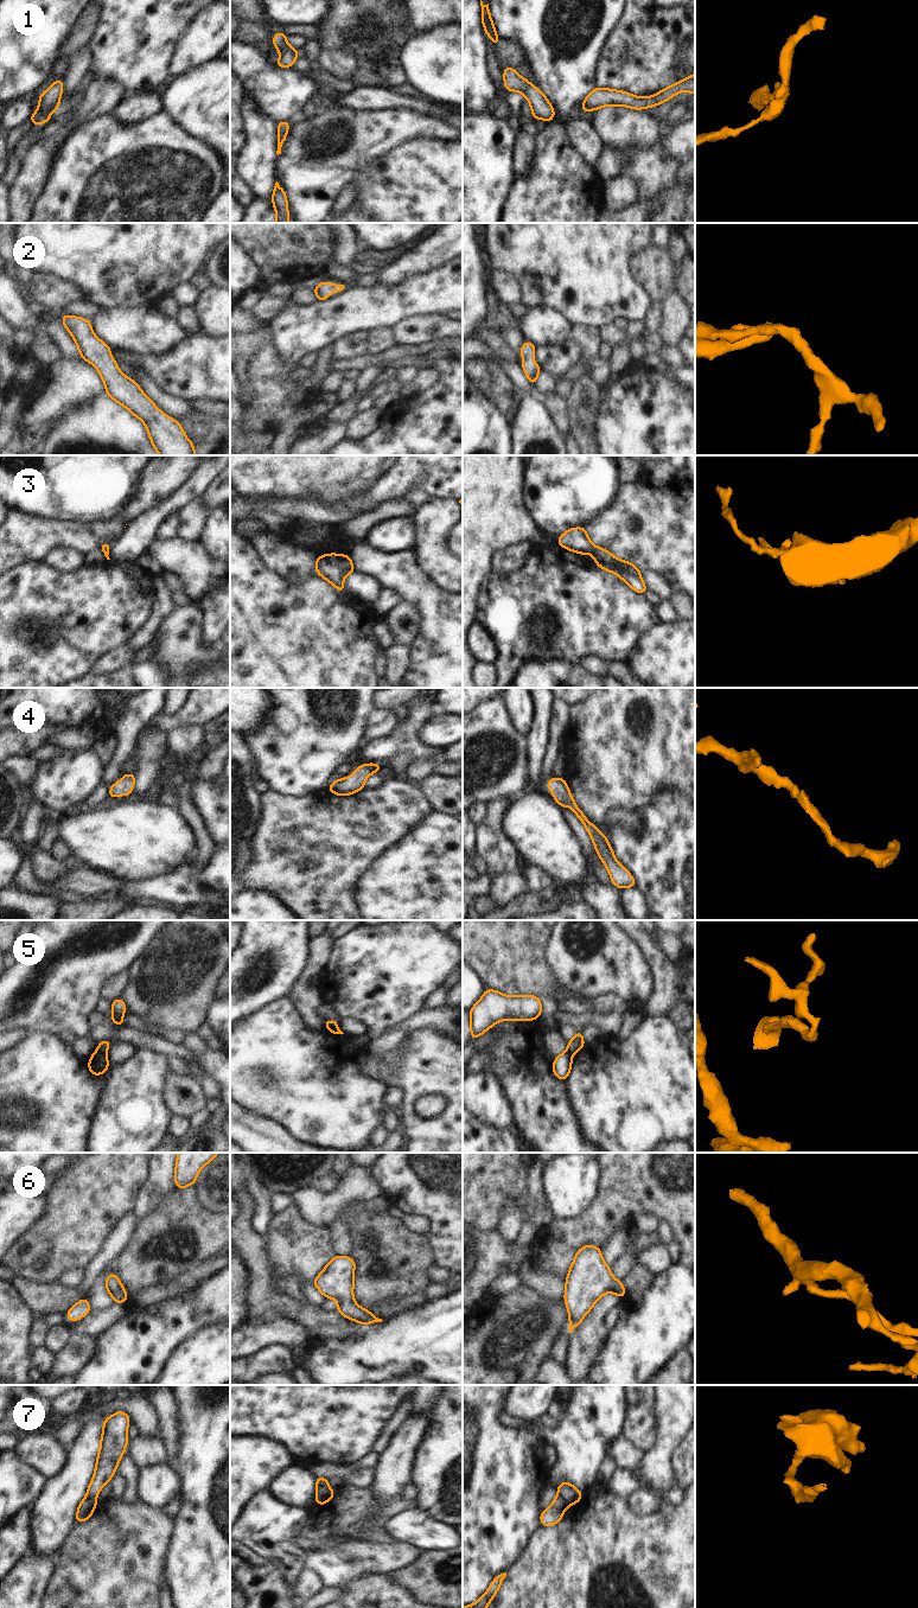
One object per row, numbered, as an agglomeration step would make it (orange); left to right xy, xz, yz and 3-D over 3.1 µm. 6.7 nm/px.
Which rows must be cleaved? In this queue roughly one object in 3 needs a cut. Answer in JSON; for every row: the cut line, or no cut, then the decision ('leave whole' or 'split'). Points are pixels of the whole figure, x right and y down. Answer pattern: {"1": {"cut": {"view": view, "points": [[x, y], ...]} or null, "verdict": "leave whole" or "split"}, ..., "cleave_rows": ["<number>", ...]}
{"1": {"cut": null, "verdict": "leave whole"}, "2": {"cut": null, "verdict": "leave whole"}, "3": {"cut": null, "verdict": "leave whole"}, "4": {"cut": null, "verdict": "leave whole"}, "5": {"cut": {"view": "xz", "points": [[337, 1025], [327, 1029]]}, "verdict": "split"}, "6": {"cut": null, "verdict": "leave whole"}, "7": {"cut": {"view": "yz", "points": [[559, 1494], [567, 1505]]}, "verdict": "split"}, "cleave_rows": ["5", "7"]}

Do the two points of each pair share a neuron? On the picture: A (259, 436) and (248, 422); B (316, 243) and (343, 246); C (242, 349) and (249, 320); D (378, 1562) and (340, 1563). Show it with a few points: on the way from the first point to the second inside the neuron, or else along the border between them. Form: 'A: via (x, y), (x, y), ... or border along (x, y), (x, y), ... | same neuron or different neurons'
A: border along (242, 427), (247, 431), (268, 432) | different neurons
B: border along (332, 235), (335, 242), (333, 256) | different neurons
C: border along (268, 327), (242, 333) | different neurons
D: via (369, 1562), (350, 1563) | same neuron

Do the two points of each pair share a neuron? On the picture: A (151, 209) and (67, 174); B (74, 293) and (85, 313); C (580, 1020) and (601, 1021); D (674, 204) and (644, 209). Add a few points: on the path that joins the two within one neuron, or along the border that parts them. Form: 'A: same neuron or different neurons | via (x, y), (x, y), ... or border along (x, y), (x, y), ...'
A: same neuron | via (129, 209), (126, 209), (100, 183), (88, 179)
B: different neurons | border along (85, 299), (72, 301), (63, 308)
C: same neuron | via (585, 1020), (597, 1020)
D: different neurons | border along (638, 200), (654, 200), (660, 208)

